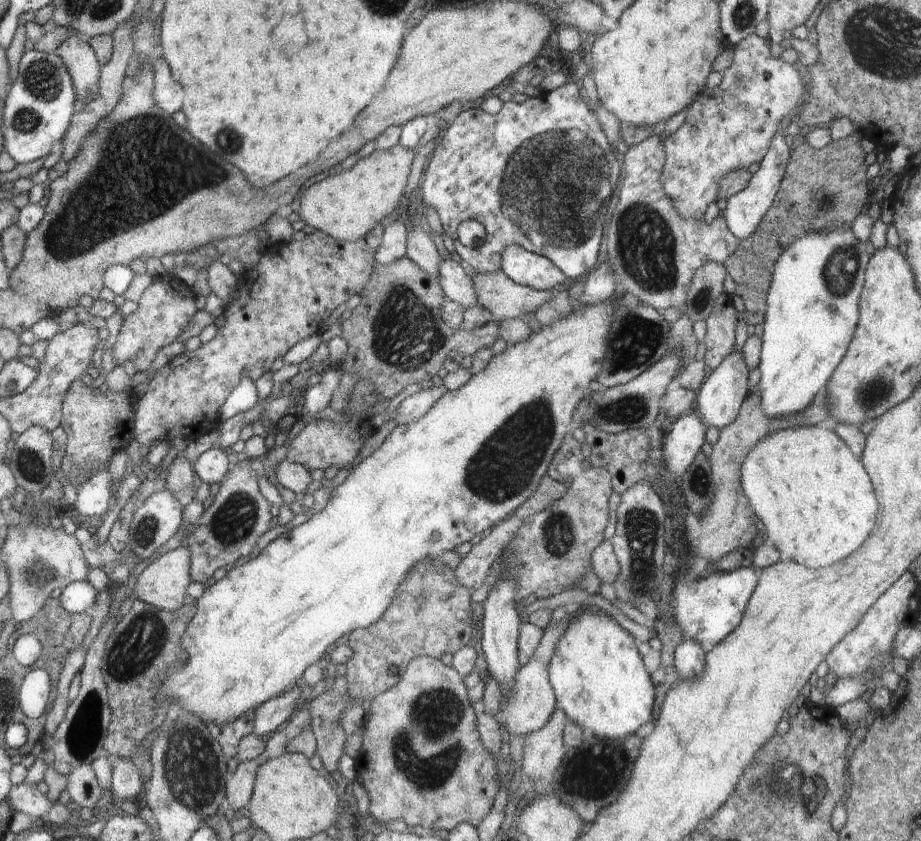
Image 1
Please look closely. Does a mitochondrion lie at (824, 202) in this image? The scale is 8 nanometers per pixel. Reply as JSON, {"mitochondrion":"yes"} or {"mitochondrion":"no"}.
{"mitochondrion":"yes"}

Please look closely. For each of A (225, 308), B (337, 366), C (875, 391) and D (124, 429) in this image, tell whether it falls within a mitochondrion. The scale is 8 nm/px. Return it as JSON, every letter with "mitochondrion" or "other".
{"A":"other","B":"other","C":"mitochondrion","D":"other"}

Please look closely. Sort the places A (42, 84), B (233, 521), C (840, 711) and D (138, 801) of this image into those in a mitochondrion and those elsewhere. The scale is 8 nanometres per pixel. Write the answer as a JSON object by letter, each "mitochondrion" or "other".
{"A":"mitochondrion","B":"mitochondrion","C":"other","D":"other"}

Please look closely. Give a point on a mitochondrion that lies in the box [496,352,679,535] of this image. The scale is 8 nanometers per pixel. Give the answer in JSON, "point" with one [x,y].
{"point":[633,408]}

